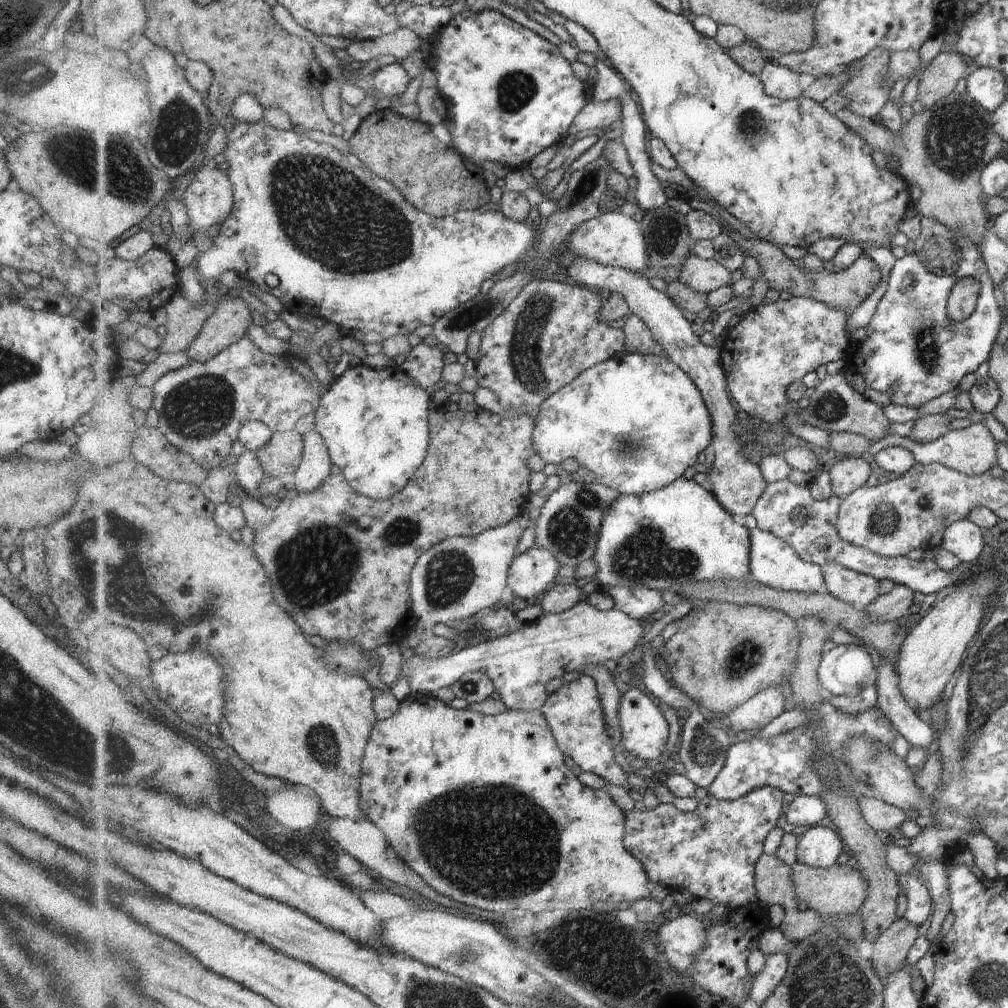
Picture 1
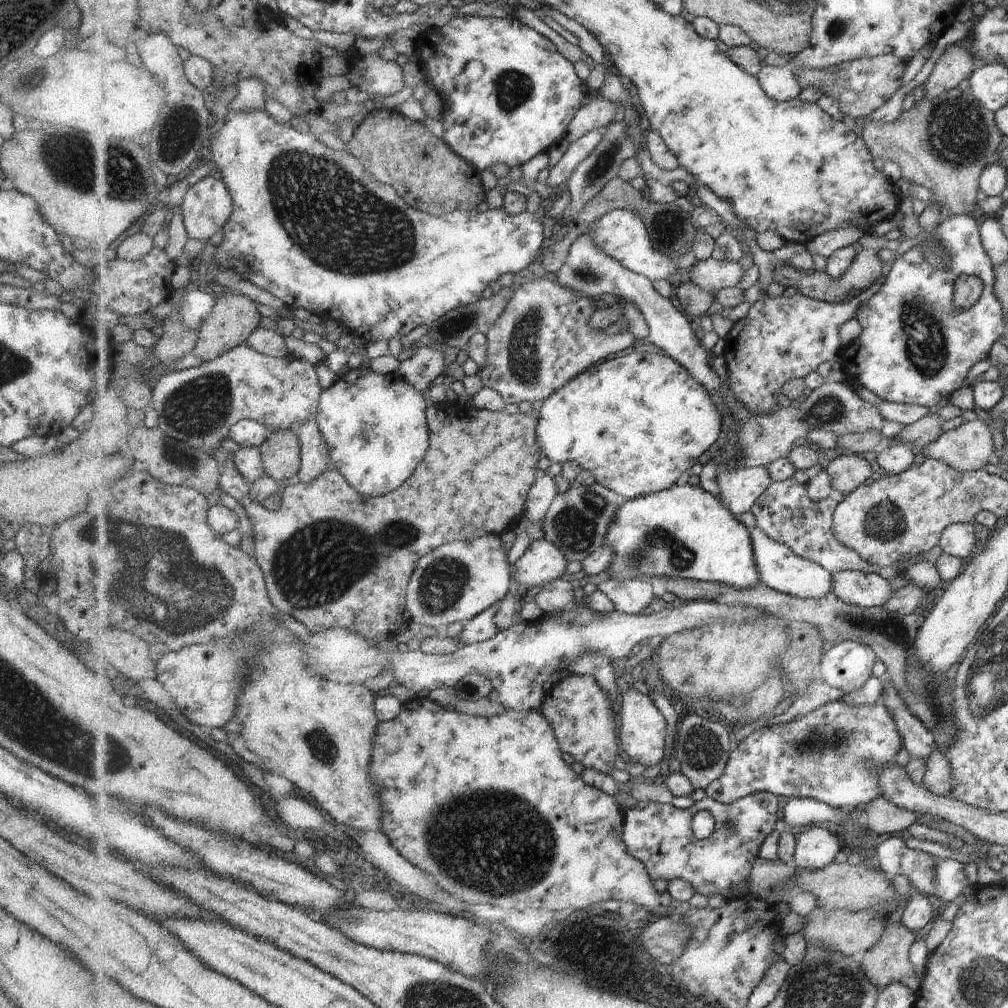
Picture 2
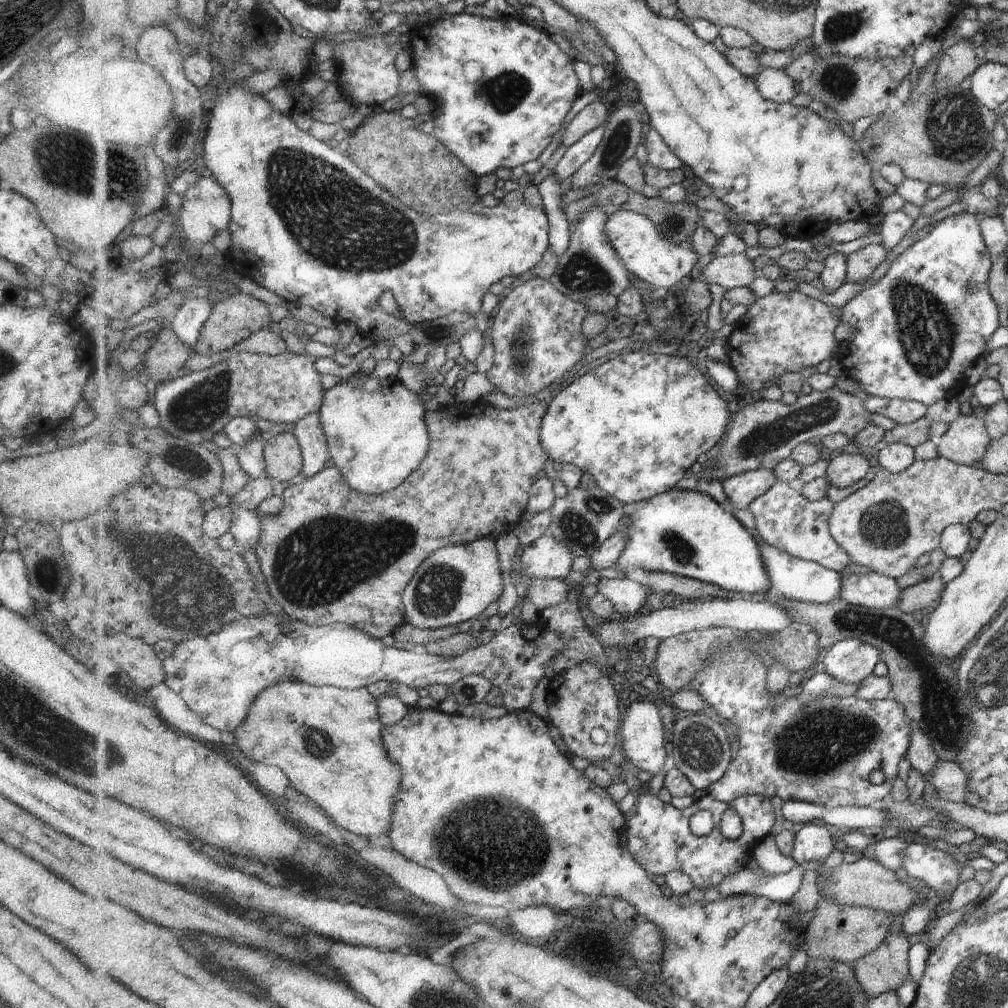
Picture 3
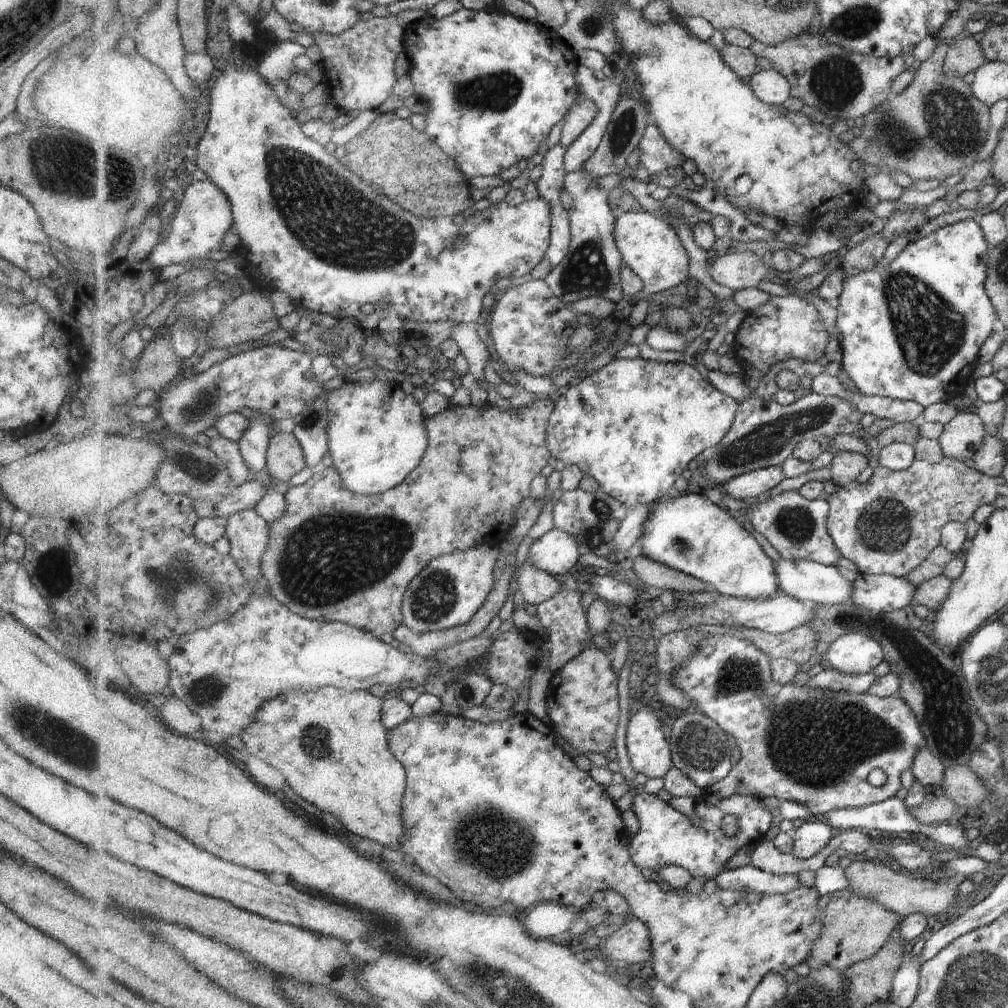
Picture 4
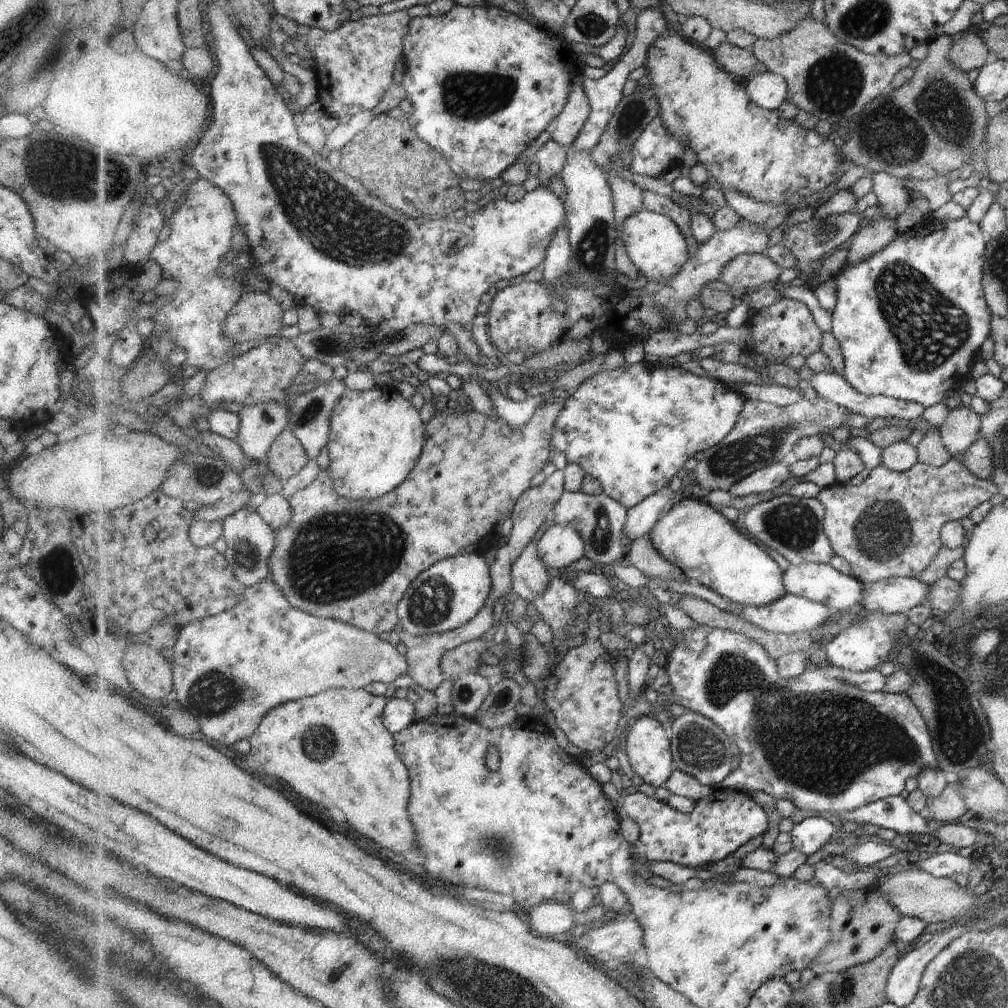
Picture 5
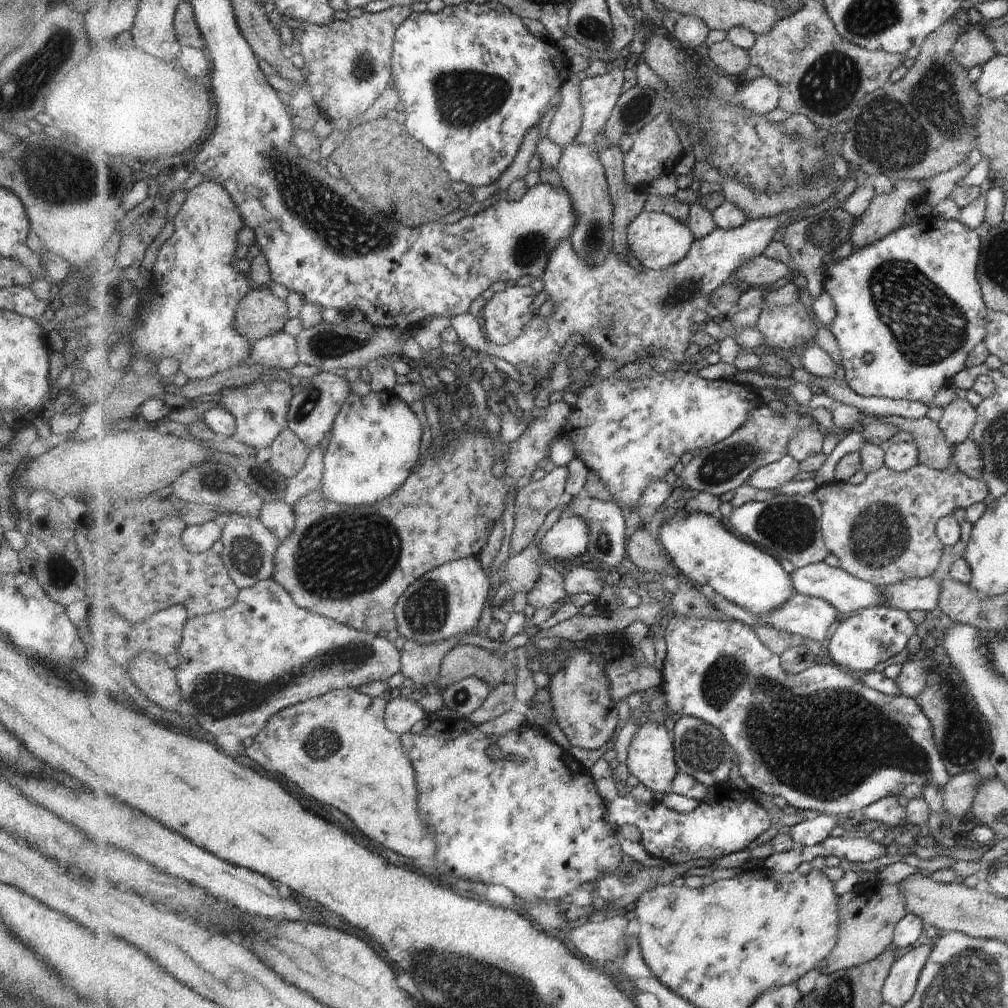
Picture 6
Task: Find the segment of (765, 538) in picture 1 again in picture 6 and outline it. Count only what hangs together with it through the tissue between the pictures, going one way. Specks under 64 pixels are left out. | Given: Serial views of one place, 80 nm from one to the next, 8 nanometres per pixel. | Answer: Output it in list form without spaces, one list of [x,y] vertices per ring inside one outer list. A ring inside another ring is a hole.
[[[813,563],[806,567],[795,568],[790,575],[797,593],[829,601],[842,617],[857,614],[869,607],[886,606],[883,588],[861,580],[843,568],[832,568],[825,563]]]

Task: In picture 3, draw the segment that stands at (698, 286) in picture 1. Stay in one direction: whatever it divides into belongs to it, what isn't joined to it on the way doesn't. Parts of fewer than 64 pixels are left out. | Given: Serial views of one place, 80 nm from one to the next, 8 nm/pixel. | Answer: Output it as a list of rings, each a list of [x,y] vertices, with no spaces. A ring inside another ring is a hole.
[[[745,253],[737,255],[725,255],[724,257],[711,257],[704,263],[695,275],[708,285],[715,285],[718,288],[733,290],[737,287],[748,287],[759,275],[755,273],[755,266]]]

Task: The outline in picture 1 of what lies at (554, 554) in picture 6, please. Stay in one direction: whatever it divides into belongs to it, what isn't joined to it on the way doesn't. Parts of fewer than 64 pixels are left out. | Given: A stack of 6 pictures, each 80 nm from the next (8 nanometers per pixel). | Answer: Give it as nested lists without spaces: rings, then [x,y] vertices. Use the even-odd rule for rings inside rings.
[[[533,546],[517,555],[510,568],[509,592],[530,603],[537,601],[560,578],[561,563],[547,549]]]

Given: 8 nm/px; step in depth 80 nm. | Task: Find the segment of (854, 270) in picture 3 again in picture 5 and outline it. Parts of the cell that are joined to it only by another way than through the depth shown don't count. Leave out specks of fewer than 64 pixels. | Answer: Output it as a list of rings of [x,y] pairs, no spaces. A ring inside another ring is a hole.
[[[880,204],[877,205],[880,208],[881,216],[876,219],[881,220],[874,222],[874,224],[871,224],[870,221],[864,222],[864,225],[854,234],[847,245],[849,251],[846,266],[849,268],[858,265],[860,262],[887,248],[887,244],[897,234],[896,218],[887,217],[882,212]]]

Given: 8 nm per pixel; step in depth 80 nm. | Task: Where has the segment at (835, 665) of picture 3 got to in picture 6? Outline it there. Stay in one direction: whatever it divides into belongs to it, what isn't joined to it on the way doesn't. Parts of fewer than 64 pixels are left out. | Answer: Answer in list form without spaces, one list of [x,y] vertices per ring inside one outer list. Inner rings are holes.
[[[869,607],[857,614],[845,615],[834,632],[834,635],[825,644],[833,662],[841,668],[850,671],[861,670],[869,672],[877,664],[885,662],[889,656],[895,656],[907,646],[907,640],[915,632],[913,622],[907,613],[889,607]]]

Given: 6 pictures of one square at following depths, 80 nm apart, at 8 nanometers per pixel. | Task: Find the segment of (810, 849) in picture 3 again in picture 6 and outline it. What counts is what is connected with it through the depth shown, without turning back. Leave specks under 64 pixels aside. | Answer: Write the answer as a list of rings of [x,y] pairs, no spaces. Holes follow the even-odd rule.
[[[821,813],[812,819],[806,819],[790,827],[789,833],[797,846],[817,848],[824,840],[831,836],[831,832],[848,816],[836,818]]]

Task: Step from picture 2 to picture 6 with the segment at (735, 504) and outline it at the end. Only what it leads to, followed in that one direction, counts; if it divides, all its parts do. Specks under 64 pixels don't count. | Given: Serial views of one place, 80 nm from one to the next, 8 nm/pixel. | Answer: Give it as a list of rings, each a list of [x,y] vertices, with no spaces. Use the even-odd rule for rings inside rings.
[[[789,454],[777,462],[760,468],[750,476],[745,485],[755,490],[775,490],[793,480],[801,471],[800,462]]]

